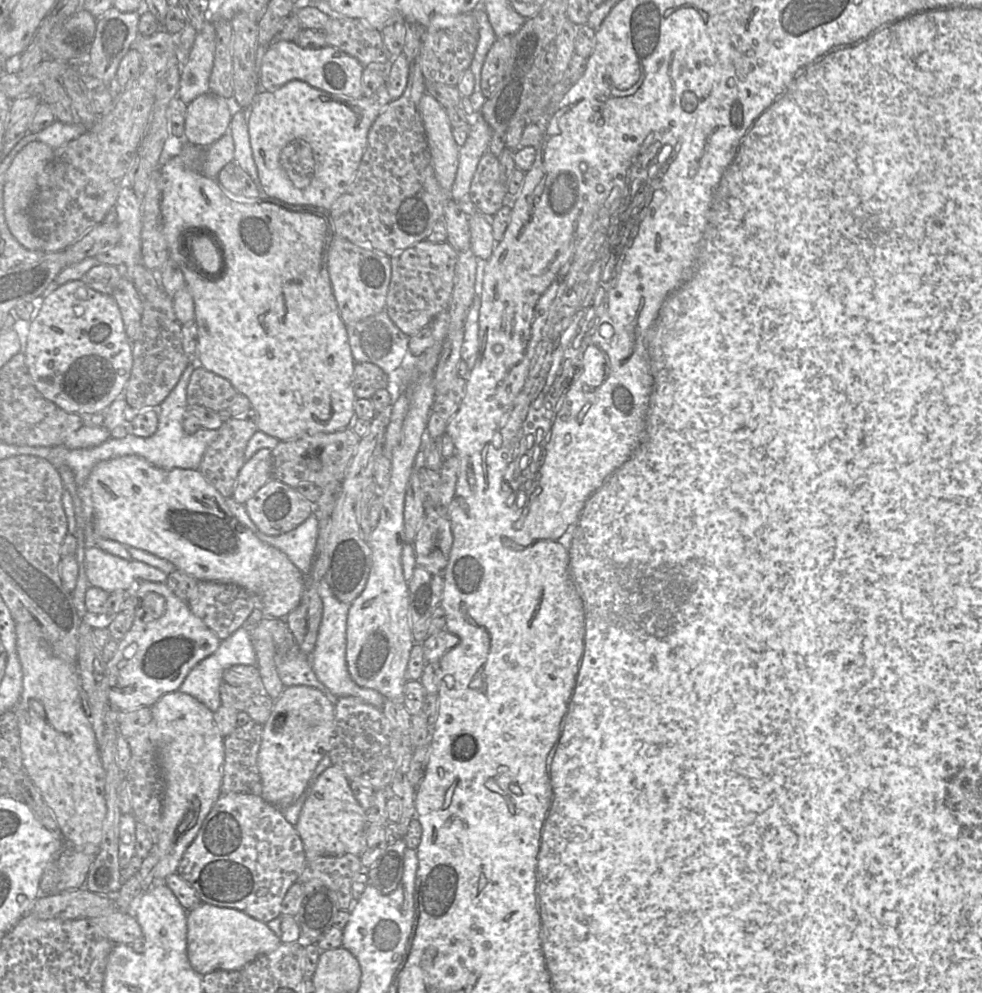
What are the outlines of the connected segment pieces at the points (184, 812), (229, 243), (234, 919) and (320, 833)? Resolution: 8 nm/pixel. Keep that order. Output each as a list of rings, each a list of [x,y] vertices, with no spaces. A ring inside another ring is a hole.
[[[179,690],[163,695],[150,707],[152,714],[151,741],[164,780],[161,833],[157,843],[159,861],[155,870],[156,884],[177,873],[180,861],[197,836],[204,820],[221,795],[224,767],[224,737],[215,722],[214,713],[193,696]]]
[[[178,156],[162,164],[161,173],[164,179],[162,199],[163,232],[164,234],[173,234],[173,237],[179,239],[178,248],[182,255],[182,265],[179,266],[184,275],[185,285],[191,292],[195,303],[194,320],[198,328],[197,363],[206,370],[227,379],[237,393],[245,395],[249,399],[252,409],[257,413],[258,430],[280,441],[292,440],[319,432],[333,433],[351,428],[354,419],[357,418],[354,411],[354,402],[357,398],[353,390],[353,371],[356,362],[351,353],[346,325],[340,316],[328,274],[328,249],[334,236],[328,210],[295,207],[278,199],[243,200],[237,198],[227,192],[217,180],[187,169]],[[191,236],[207,237],[212,244],[213,241],[217,243],[221,252],[220,271],[209,274],[200,267],[187,245],[187,241]]]
[[[202,902],[187,912],[187,955],[200,975],[216,970],[239,970],[258,956],[274,951],[281,943],[266,923],[234,908]]]
[[[336,765],[325,769],[314,783],[301,809],[295,829],[299,834],[306,860],[322,856],[361,856],[366,848],[366,811],[354,797],[349,780]]]

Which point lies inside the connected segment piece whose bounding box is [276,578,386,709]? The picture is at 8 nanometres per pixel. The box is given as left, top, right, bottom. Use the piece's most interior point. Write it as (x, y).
(325, 669)

